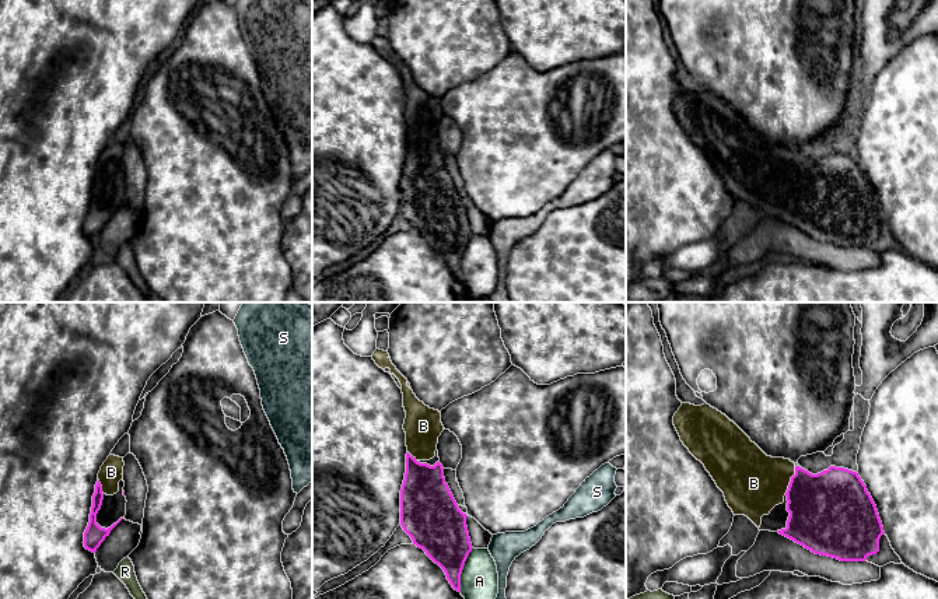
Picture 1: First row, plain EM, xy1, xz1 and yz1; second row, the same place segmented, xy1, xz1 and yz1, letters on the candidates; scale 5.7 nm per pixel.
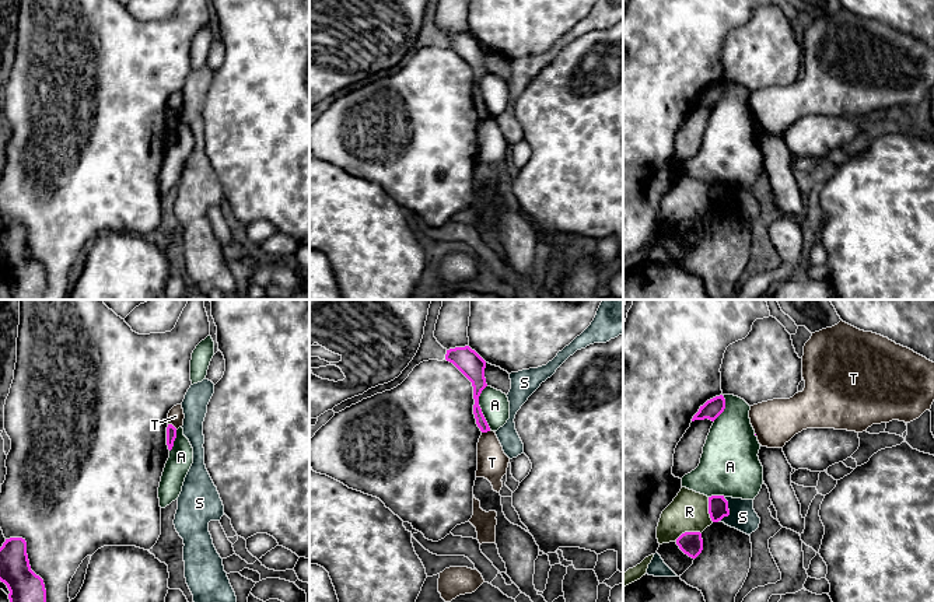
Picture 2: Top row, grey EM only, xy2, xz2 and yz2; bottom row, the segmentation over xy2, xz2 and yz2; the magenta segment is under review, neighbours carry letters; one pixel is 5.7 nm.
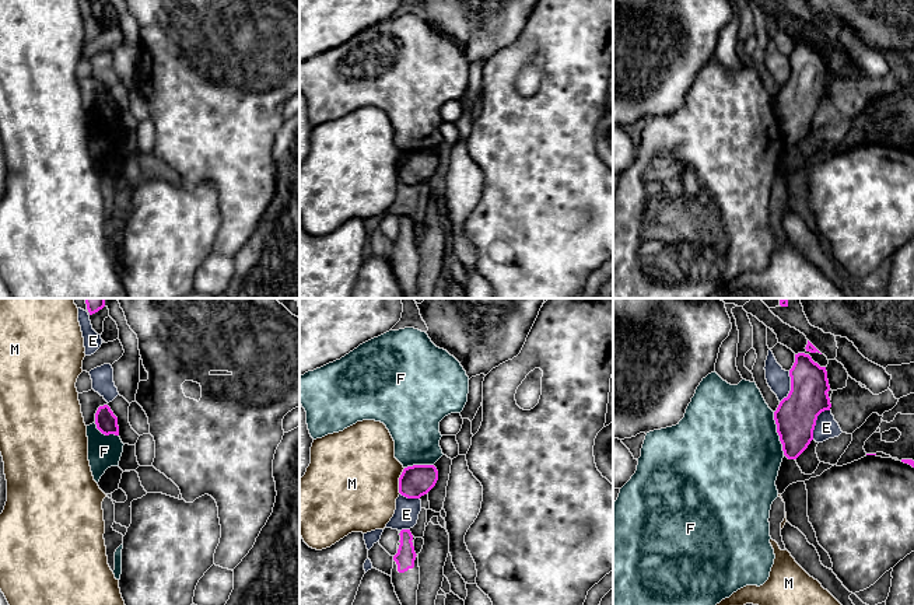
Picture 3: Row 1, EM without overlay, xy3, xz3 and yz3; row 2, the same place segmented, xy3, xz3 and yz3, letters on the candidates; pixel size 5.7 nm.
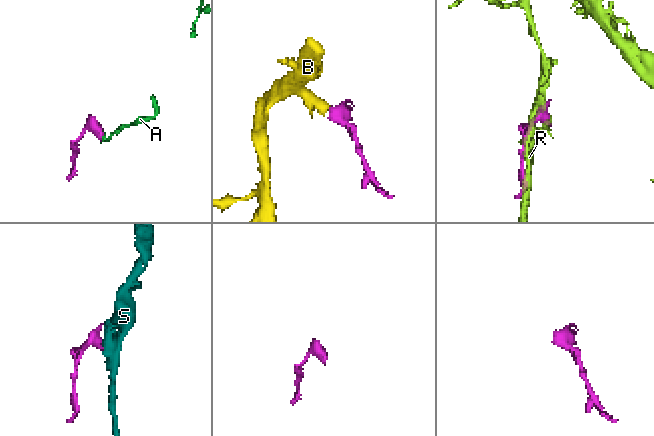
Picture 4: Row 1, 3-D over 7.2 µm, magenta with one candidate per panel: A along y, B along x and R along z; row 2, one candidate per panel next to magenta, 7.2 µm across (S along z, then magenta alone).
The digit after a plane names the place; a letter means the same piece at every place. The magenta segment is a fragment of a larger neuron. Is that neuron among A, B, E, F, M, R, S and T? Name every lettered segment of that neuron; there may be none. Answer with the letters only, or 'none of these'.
B

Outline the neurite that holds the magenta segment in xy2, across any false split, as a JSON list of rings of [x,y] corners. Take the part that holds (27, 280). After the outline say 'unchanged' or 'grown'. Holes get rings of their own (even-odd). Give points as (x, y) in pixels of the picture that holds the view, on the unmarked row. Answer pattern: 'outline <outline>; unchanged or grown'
outline [[[10,224],[0,234],[0,267],[10,277],[11,300],[43,300],[46,276],[31,256],[25,225]]]; unchanged

